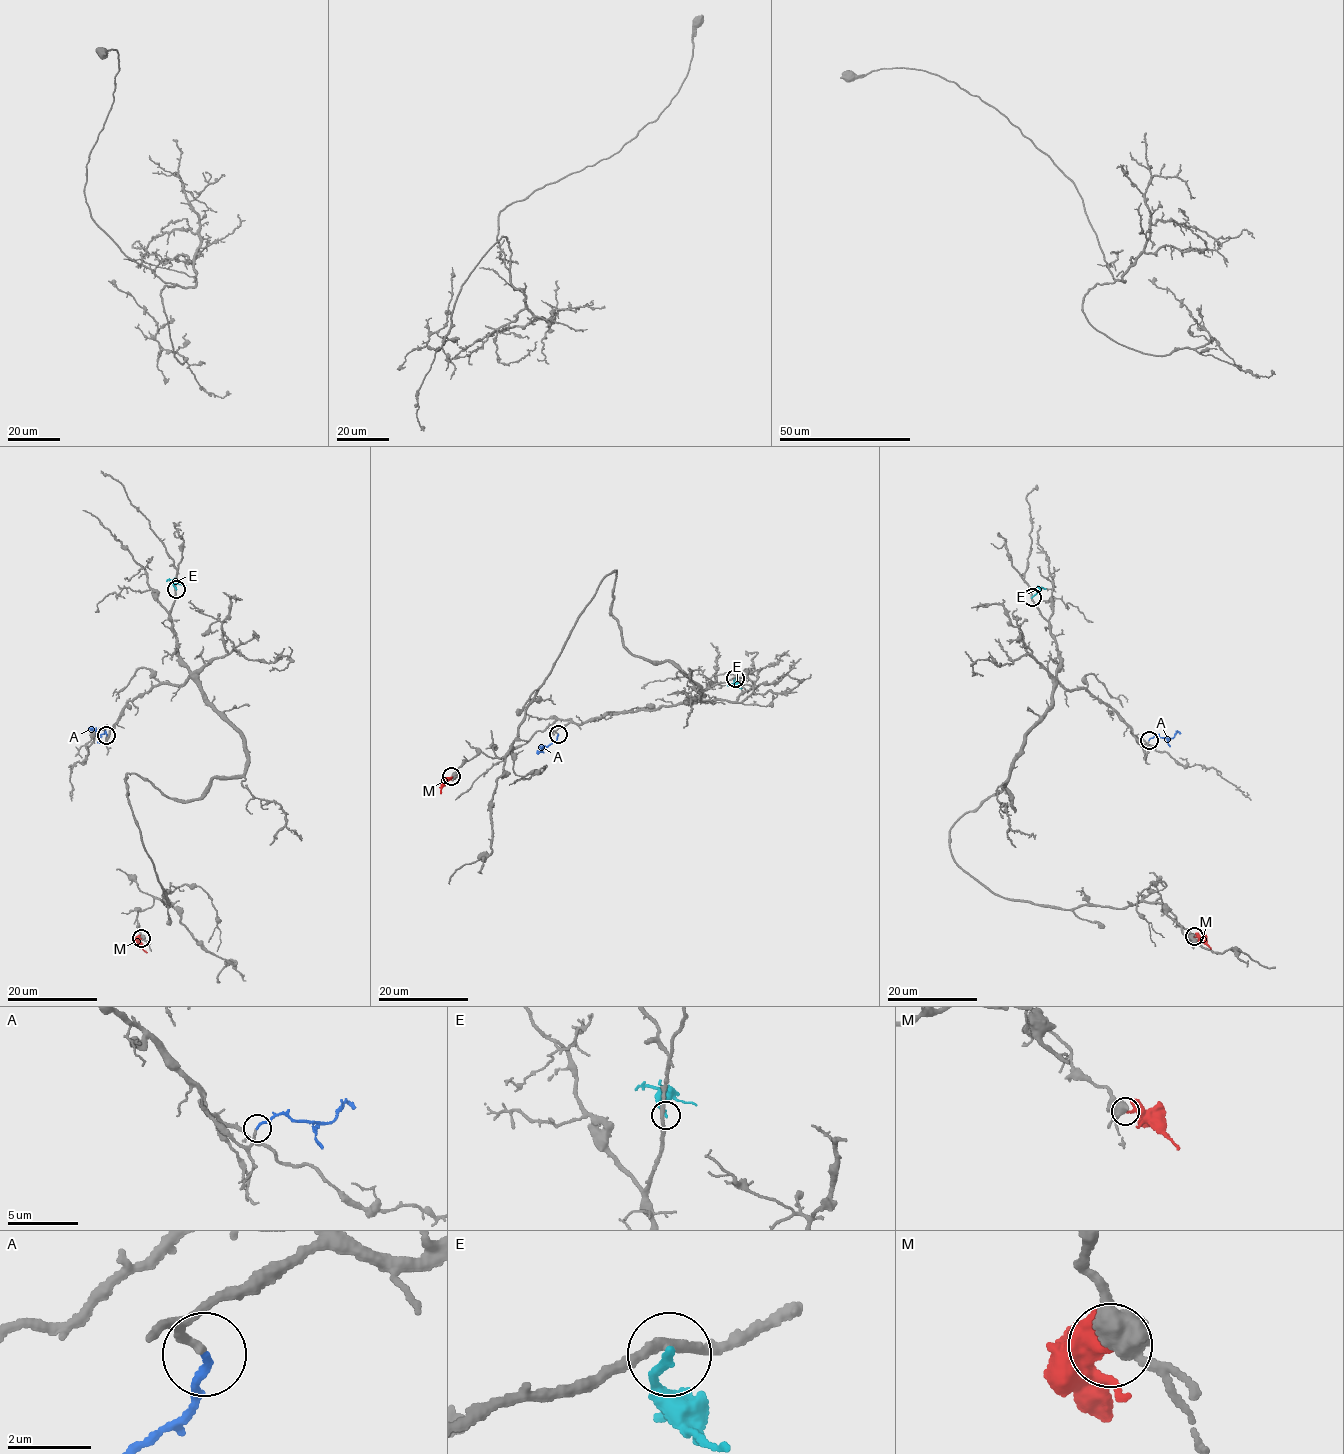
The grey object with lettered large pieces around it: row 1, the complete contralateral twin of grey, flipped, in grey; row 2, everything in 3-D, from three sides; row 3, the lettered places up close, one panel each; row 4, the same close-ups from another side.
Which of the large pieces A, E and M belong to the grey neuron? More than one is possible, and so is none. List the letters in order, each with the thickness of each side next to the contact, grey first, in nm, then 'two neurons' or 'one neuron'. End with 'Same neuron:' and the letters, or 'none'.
A: 200 nm thick on the grey side, 170 nm on the other; one neuron
E: 280 nm thick on the grey side, 200 nm on the other; two neurons
M: 500 nm thick on the grey side, 240 nm on the other; two neurons
Same neuron: A

